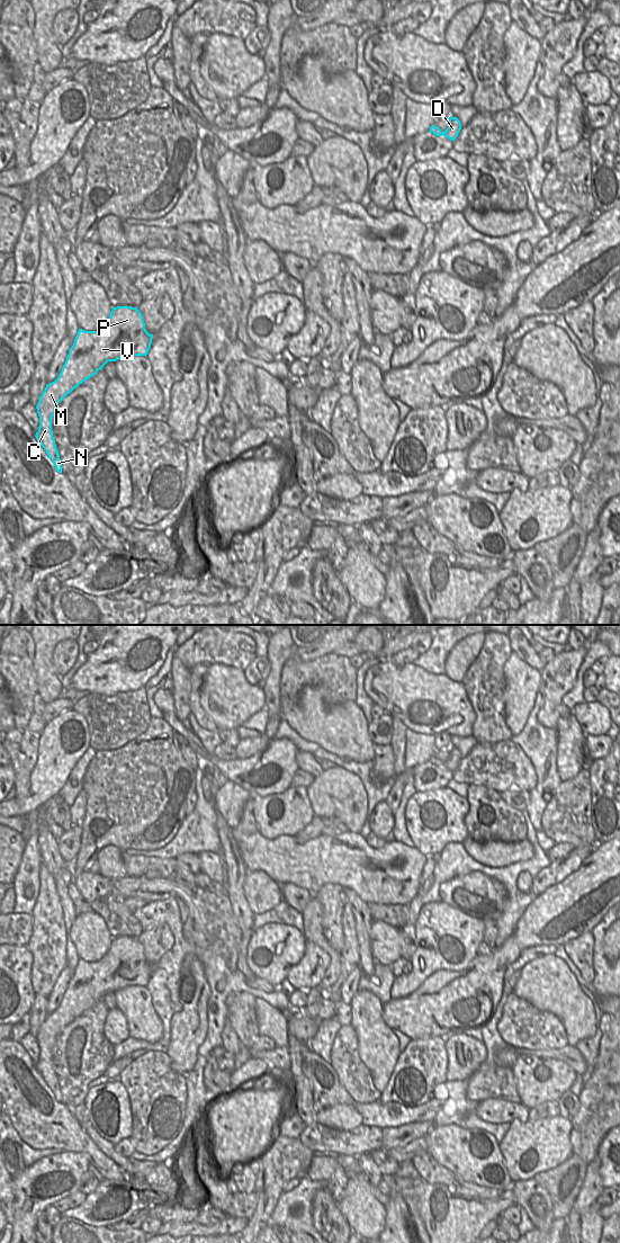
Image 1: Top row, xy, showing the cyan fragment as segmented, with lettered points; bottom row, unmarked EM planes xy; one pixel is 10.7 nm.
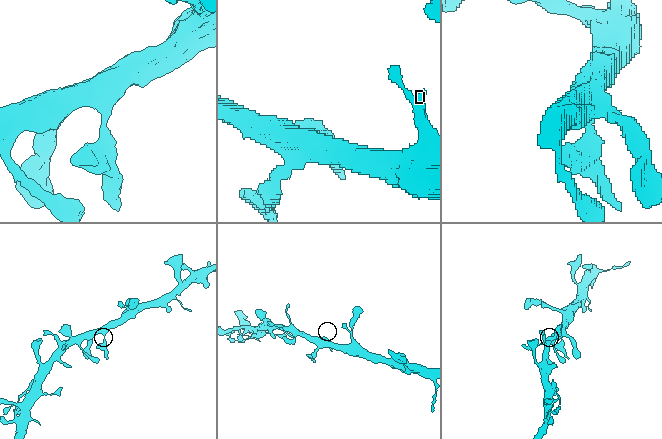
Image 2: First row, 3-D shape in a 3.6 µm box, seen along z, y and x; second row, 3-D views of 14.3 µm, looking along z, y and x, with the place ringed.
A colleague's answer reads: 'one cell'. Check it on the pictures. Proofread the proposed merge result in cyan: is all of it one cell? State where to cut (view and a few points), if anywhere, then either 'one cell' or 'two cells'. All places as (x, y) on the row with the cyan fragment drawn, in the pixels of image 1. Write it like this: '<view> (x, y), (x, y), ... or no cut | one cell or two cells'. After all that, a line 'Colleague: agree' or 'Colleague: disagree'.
no cut | one cell
Colleague: agree

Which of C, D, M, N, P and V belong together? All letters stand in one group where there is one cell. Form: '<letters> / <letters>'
C D M N P V

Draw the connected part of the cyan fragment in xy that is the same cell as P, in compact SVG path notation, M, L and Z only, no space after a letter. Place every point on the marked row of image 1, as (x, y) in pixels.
M132 306L113 307L108 321L98 331L79 329L59 377L46 385L36 405L39 427L35 437L59 473L62 473L62 462L52 430L57 404L108 361L126 356L146 357L152 339L142 313Z

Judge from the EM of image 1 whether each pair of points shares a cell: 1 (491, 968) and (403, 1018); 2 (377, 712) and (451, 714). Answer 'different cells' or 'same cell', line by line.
1: same cell
2: different cells

